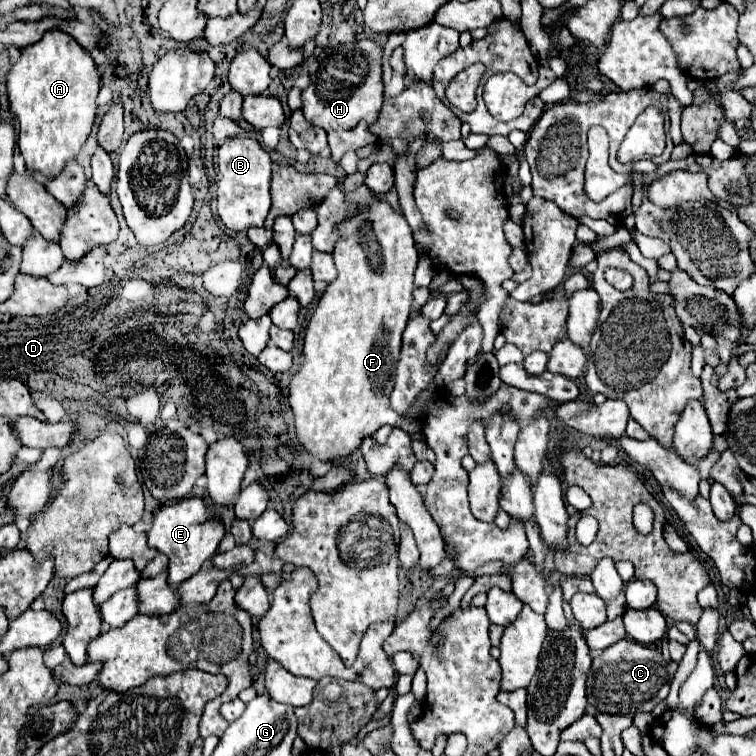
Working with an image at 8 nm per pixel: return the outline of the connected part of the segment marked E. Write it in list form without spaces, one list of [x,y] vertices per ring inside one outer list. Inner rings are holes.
[[[184,498],[172,506],[158,510],[154,524],[148,532],[148,546],[168,556],[168,582],[178,586],[194,576],[206,560],[210,560],[224,538],[224,526],[220,520],[208,518],[208,506],[202,498]]]

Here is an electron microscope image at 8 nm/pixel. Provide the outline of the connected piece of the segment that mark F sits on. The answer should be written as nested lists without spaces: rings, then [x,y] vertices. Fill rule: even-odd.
[[[374,200],[364,214],[356,214],[342,224],[340,240],[332,256],[338,276],[328,284],[326,292],[318,300],[318,308],[314,310],[304,336],[304,364],[288,386],[288,406],[294,414],[298,442],[322,462],[344,460],[360,448],[360,442],[366,436],[386,424],[398,426],[402,420],[400,414],[390,408],[390,392],[394,386],[392,376],[400,356],[402,332],[414,300],[414,270],[418,264],[418,250],[406,218],[386,202],[378,200]],[[376,258],[380,258],[378,272],[370,266],[370,260]]]

